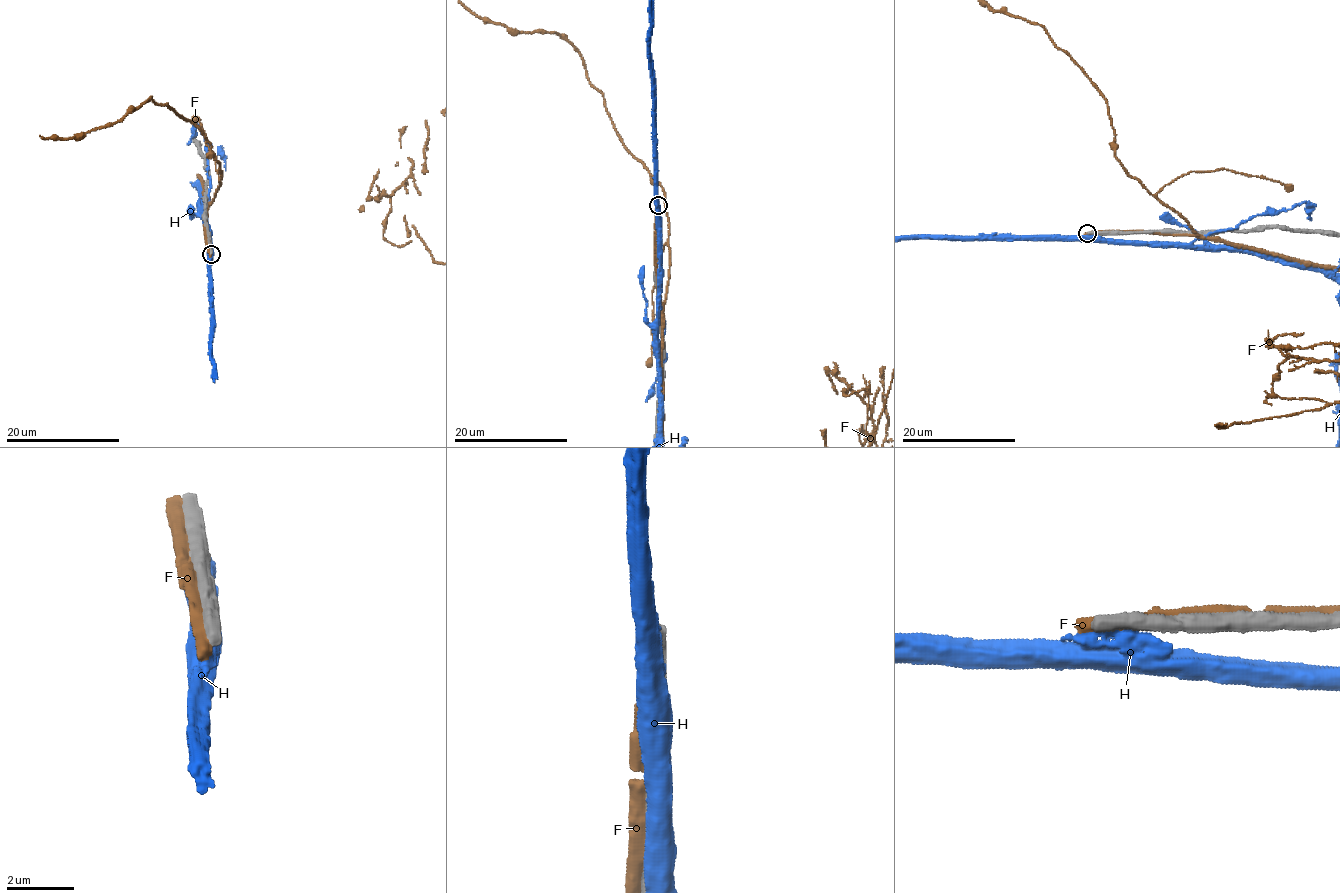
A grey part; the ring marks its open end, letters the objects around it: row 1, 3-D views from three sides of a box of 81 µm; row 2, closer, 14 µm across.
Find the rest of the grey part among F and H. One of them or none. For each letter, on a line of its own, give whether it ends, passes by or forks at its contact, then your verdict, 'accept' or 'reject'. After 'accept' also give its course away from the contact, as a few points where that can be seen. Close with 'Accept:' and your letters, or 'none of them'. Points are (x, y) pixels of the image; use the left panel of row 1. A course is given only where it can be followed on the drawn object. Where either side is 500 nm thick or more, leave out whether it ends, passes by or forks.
F: it passes by | reject
H: reject
Accept: none of them

